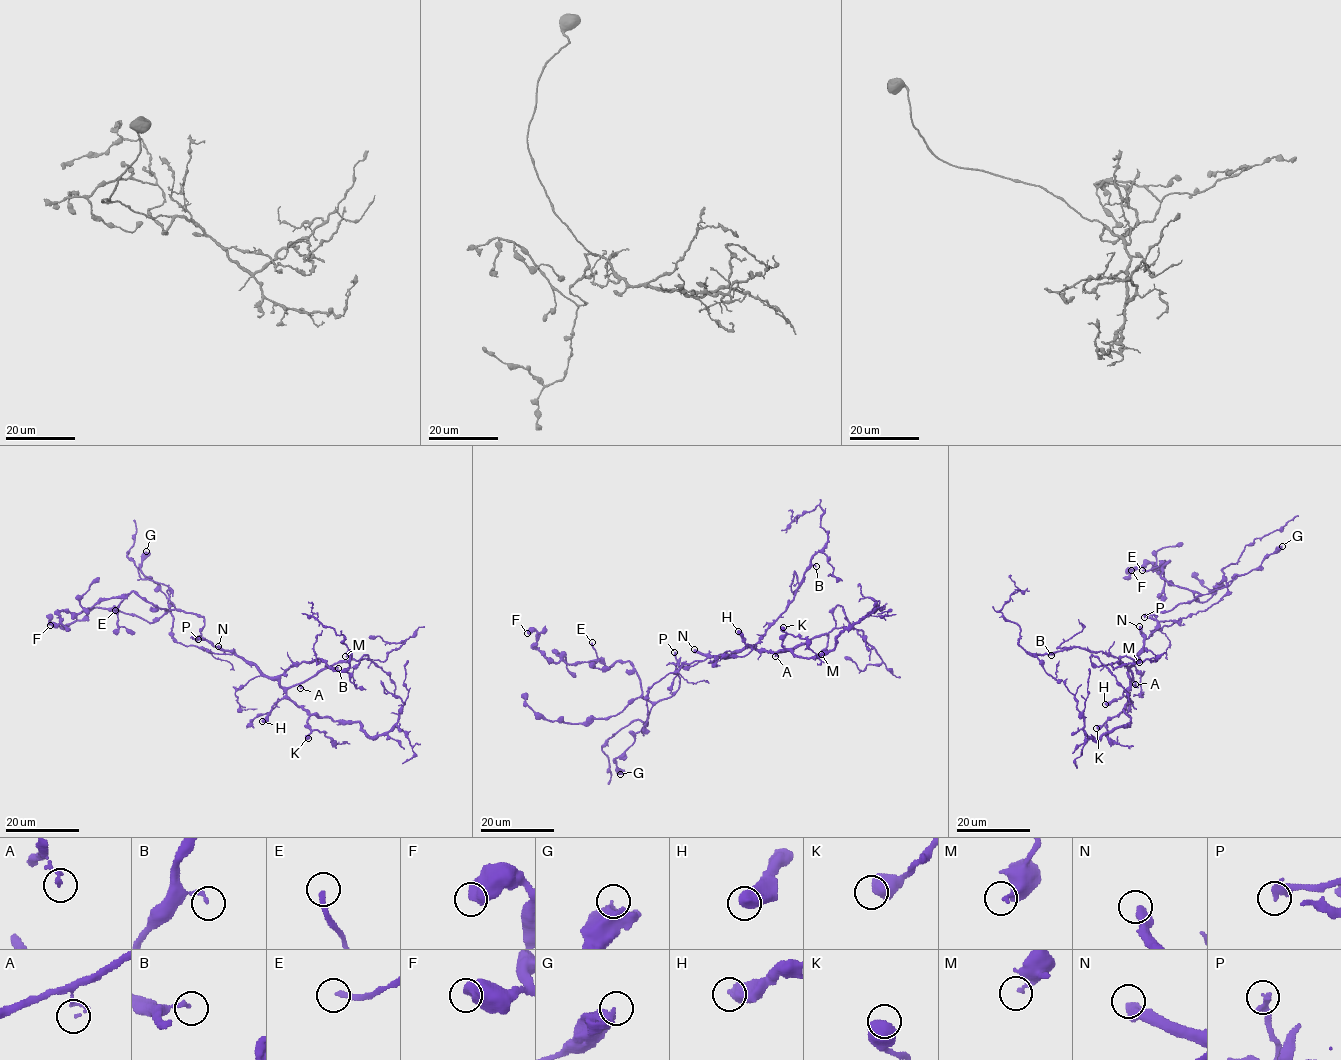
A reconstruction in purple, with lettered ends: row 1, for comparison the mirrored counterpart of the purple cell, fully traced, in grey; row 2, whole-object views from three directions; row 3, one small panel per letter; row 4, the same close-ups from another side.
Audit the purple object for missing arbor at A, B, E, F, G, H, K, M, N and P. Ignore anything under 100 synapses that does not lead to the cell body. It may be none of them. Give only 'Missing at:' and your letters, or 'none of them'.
Missing at: N

